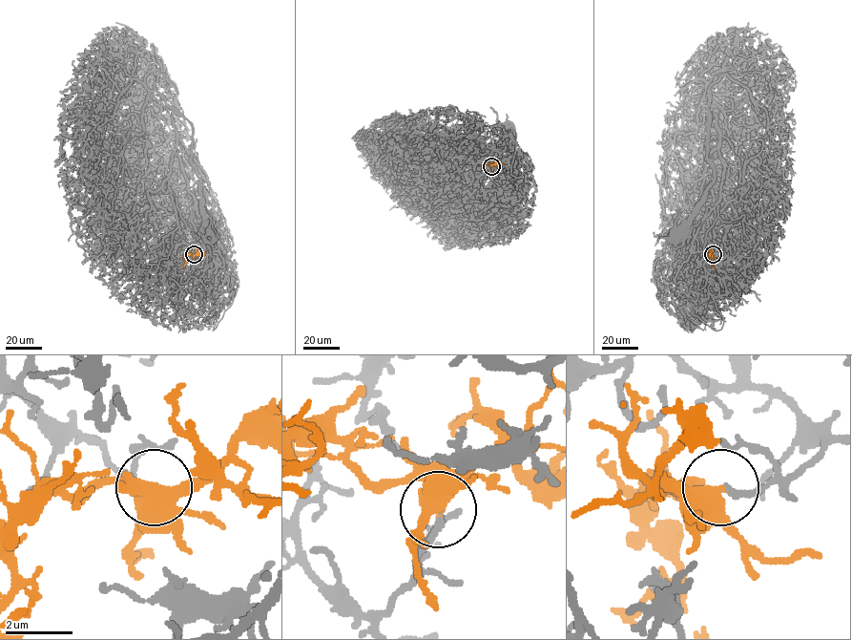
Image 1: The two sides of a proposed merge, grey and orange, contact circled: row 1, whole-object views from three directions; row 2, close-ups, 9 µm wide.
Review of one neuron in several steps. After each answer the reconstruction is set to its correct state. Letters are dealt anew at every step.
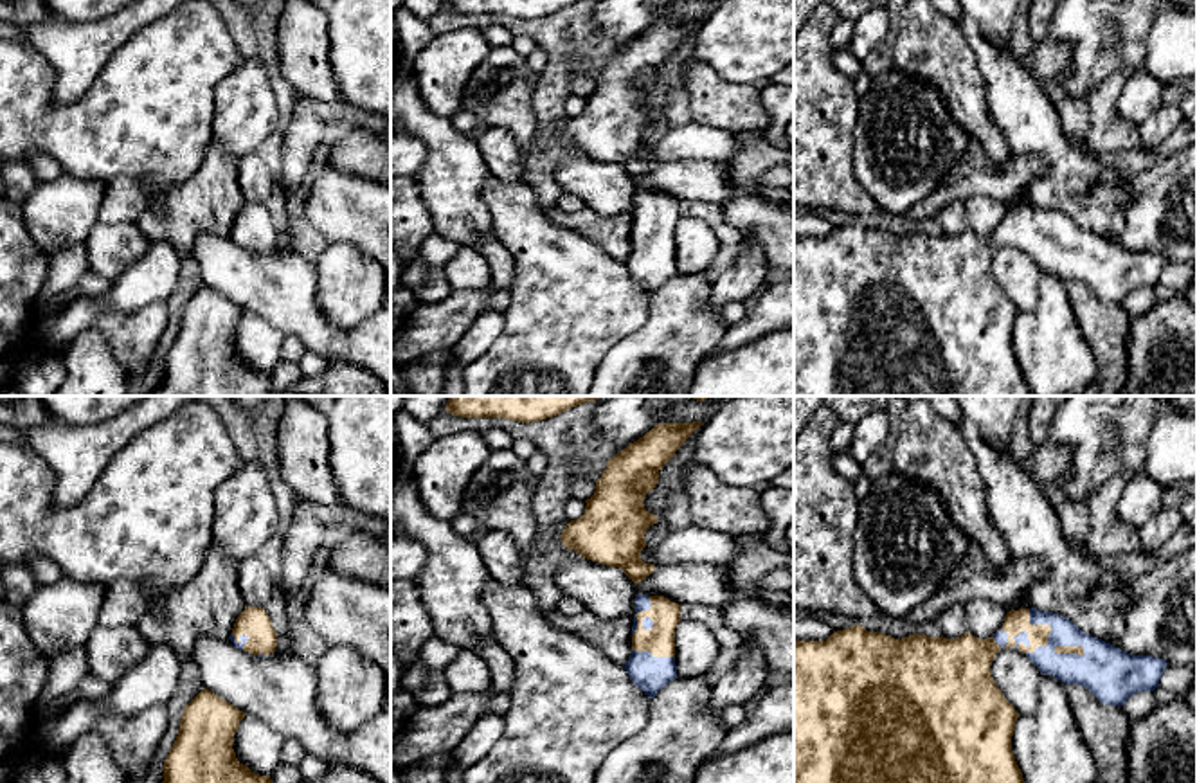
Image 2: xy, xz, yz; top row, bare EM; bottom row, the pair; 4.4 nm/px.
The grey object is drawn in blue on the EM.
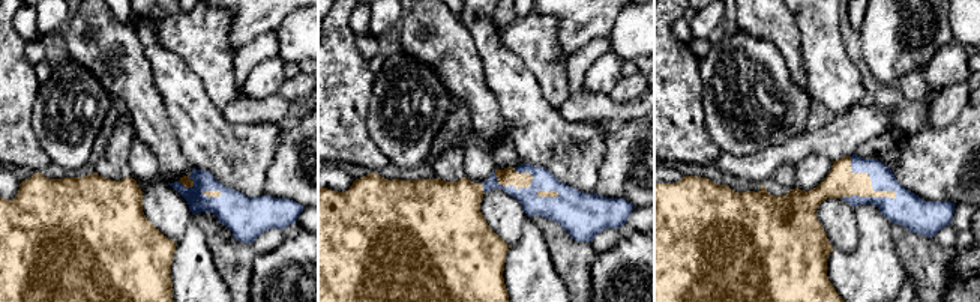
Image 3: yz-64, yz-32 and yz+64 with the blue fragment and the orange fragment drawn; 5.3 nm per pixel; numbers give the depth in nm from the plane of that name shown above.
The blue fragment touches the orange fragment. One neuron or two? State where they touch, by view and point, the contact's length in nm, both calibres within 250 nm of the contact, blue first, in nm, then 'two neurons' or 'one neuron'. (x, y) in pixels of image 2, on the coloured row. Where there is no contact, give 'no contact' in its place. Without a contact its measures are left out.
yz (1052, 629) | 200 nm | 160/100 nm | one neuron

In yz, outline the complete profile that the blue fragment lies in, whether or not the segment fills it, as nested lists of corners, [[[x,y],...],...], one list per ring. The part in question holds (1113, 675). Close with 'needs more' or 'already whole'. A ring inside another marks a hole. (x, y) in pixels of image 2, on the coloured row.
[[[1033,607],[1010,610],[988,639],[970,632],[958,639],[920,634],[895,639],[855,625],[826,641],[794,641],[794,783],[1024,783],[1012,751],[1019,713],[990,673],[1001,648],[1022,652],[1040,673],[1080,684],[1107,706],[1123,706],[1139,691],[1154,691],[1168,664],[1152,655],[1130,655],[1082,632],[1067,617]]] | needs more

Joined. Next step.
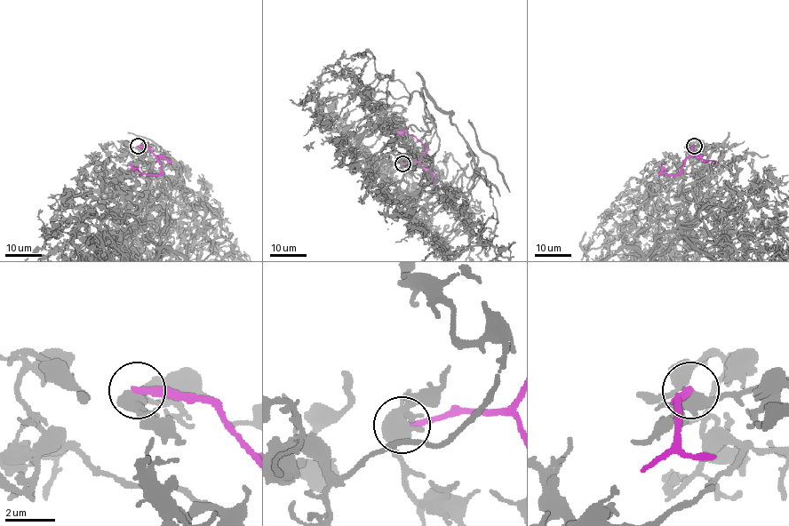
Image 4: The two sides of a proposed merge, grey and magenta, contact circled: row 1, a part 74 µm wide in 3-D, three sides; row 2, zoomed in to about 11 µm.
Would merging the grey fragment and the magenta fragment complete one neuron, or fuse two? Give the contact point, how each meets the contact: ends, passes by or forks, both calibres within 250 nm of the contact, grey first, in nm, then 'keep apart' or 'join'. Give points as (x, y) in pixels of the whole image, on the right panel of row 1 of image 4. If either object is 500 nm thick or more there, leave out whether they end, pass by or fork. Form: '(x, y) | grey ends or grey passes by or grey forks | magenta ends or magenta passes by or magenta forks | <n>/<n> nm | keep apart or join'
(694, 146) | grey forks | magenta ends | 440/240 nm | keep apart

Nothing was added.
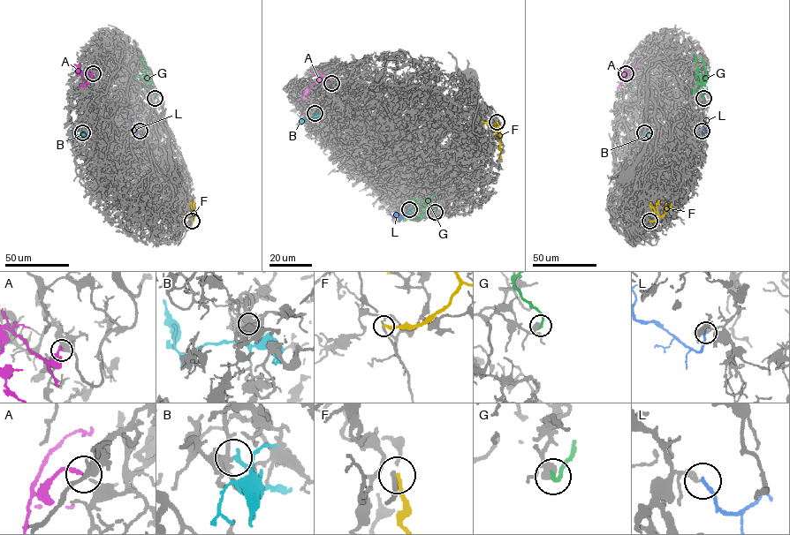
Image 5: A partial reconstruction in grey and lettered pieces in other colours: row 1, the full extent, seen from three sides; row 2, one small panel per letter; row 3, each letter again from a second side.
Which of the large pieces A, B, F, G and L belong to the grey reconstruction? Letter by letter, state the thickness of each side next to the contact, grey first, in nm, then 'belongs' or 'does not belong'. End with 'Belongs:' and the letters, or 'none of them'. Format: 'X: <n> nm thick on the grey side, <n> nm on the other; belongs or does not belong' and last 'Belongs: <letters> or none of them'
A: 300 nm thick on the grey side, 190 nm on the other; belongs
B: 380 nm thick on the grey side, 200 nm on the other; does not belong
F: 160 nm thick on the grey side, 280 nm on the other; does not belong
G: 400 nm thick on the grey side, 220 nm on the other; does not belong
L: 120 nm thick on the grey side, 190 nm on the other; does not belong
Belongs: A

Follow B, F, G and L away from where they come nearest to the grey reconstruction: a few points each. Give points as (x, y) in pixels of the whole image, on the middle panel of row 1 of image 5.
B: (315, 113), (302, 123), (298, 123)
F: (497, 122), (500, 159)
G: (435, 212), (436, 207), (425, 210), (426, 202), (405, 197)
L: (409, 209), (403, 216), (395, 214), (395, 216), (392, 216)

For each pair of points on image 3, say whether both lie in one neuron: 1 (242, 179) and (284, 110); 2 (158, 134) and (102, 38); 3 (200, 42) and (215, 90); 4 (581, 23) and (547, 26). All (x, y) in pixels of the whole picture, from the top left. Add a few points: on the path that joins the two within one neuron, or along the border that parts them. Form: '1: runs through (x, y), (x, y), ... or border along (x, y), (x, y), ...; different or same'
1: border along (239, 122), (275, 123); different
2: runs through (147, 110), (143, 98), (119, 62); same
3: runs through (209, 54), (215, 65), (215, 78); same
4: border along (550, 15), (557, 21), (557, 54), (566, 59); different

